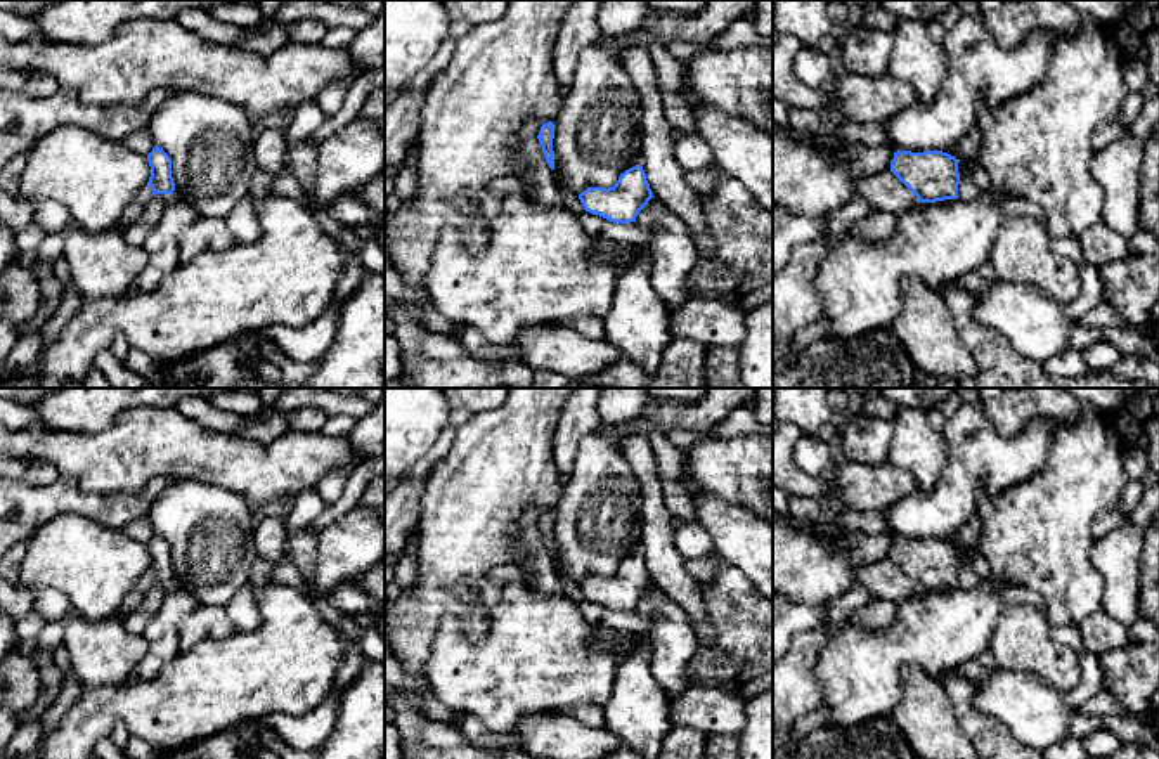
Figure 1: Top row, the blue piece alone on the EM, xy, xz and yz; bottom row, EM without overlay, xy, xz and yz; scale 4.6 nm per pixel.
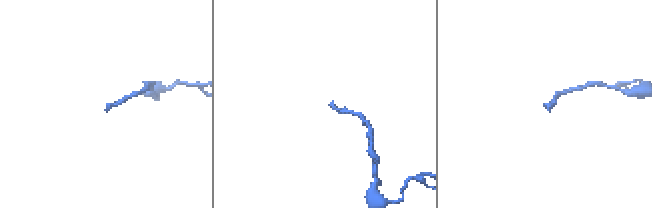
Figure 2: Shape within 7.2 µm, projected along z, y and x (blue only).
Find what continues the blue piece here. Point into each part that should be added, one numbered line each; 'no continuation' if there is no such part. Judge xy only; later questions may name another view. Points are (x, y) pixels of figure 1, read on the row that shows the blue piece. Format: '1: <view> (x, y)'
1: xy (130, 214)

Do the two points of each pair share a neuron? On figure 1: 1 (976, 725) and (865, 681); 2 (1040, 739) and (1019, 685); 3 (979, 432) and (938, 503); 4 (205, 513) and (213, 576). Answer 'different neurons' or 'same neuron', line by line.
1: different neurons
2: same neuron
3: same neuron
4: same neuron

